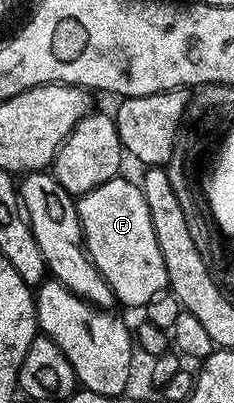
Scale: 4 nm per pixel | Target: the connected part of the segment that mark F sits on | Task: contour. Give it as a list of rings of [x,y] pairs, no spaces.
[[[117,175],[108,182],[94,186],[88,193],[81,194],[76,201],[76,210],[80,216],[88,257],[96,264],[106,283],[110,283],[112,294],[121,306],[146,306],[168,289],[166,263],[162,260],[162,251],[158,251],[158,239],[154,239],[154,225],[150,223],[150,209],[146,207],[144,192],[140,190],[139,184]]]

